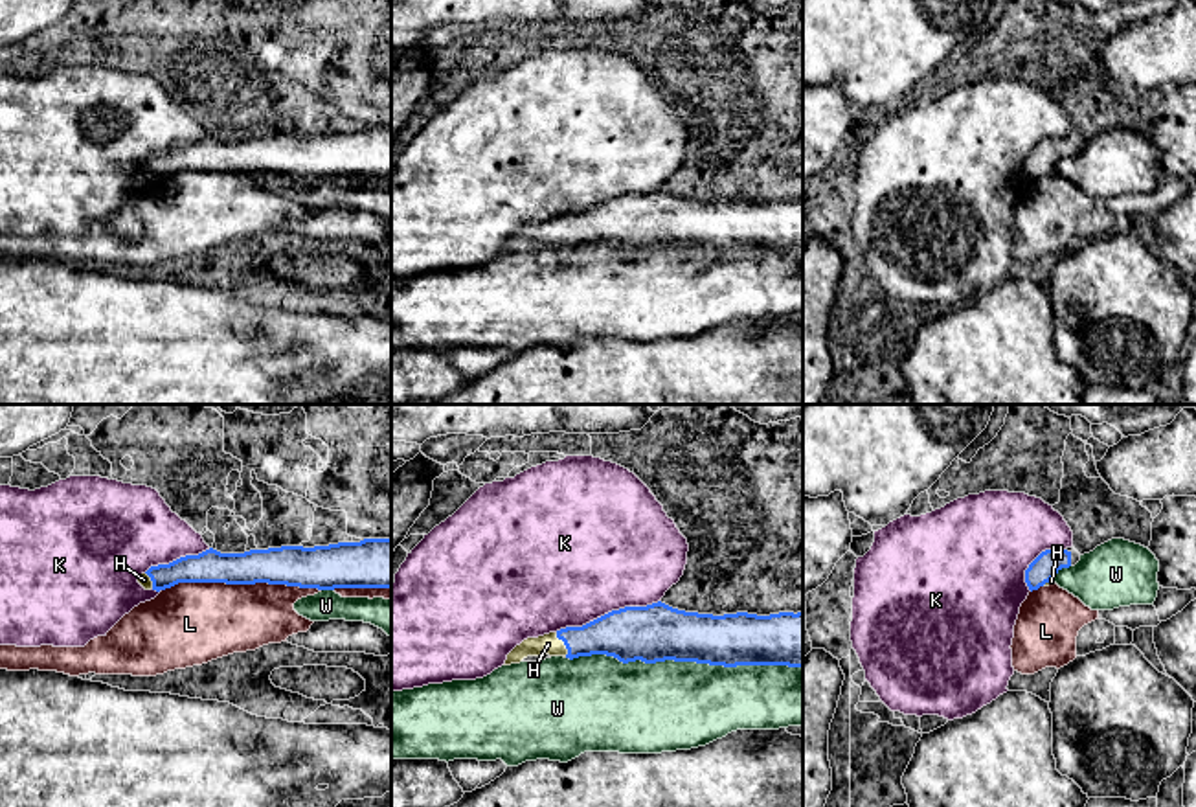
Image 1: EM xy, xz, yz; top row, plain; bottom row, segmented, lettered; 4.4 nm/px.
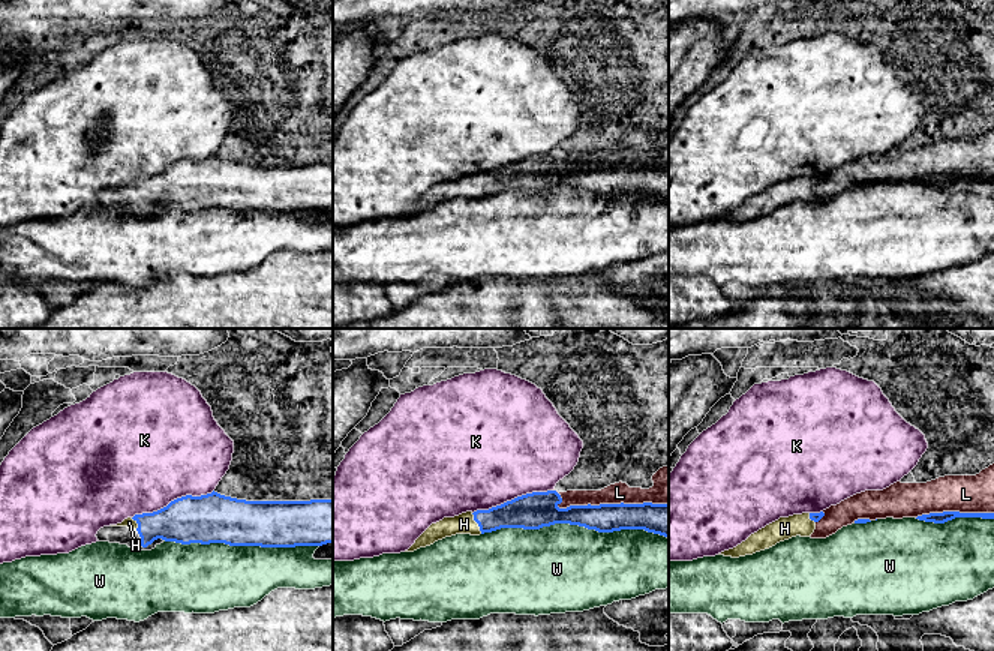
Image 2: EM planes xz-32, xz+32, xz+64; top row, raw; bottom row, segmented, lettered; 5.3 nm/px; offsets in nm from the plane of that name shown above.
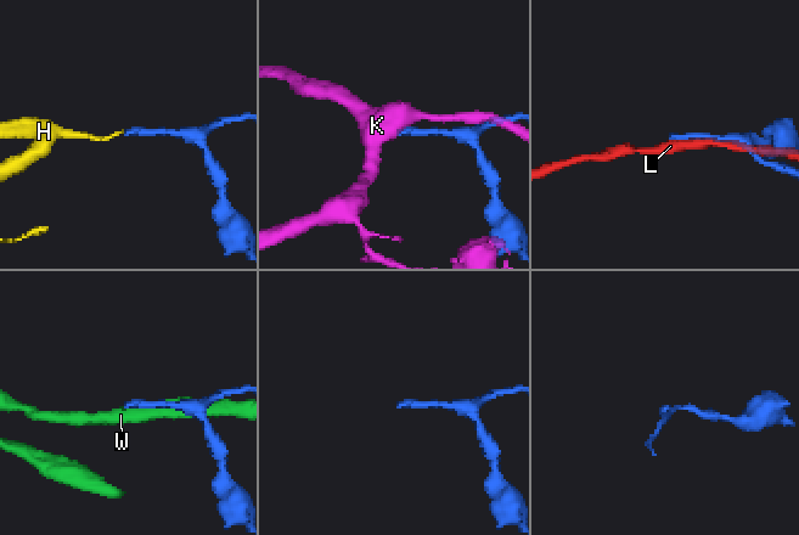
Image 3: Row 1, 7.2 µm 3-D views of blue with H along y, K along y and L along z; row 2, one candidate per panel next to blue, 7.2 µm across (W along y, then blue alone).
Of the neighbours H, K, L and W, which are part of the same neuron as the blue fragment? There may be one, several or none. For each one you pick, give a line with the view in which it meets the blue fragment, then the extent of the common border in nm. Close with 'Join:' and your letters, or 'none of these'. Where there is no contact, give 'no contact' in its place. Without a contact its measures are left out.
H: xz | 120 nm
Join: H

